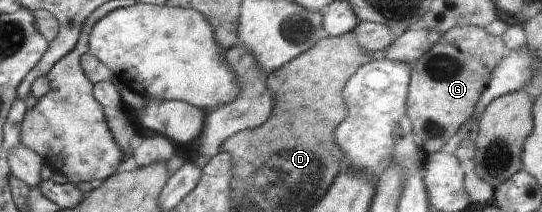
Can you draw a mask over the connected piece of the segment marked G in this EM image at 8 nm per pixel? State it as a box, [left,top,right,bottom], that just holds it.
[407,26,508,156]

